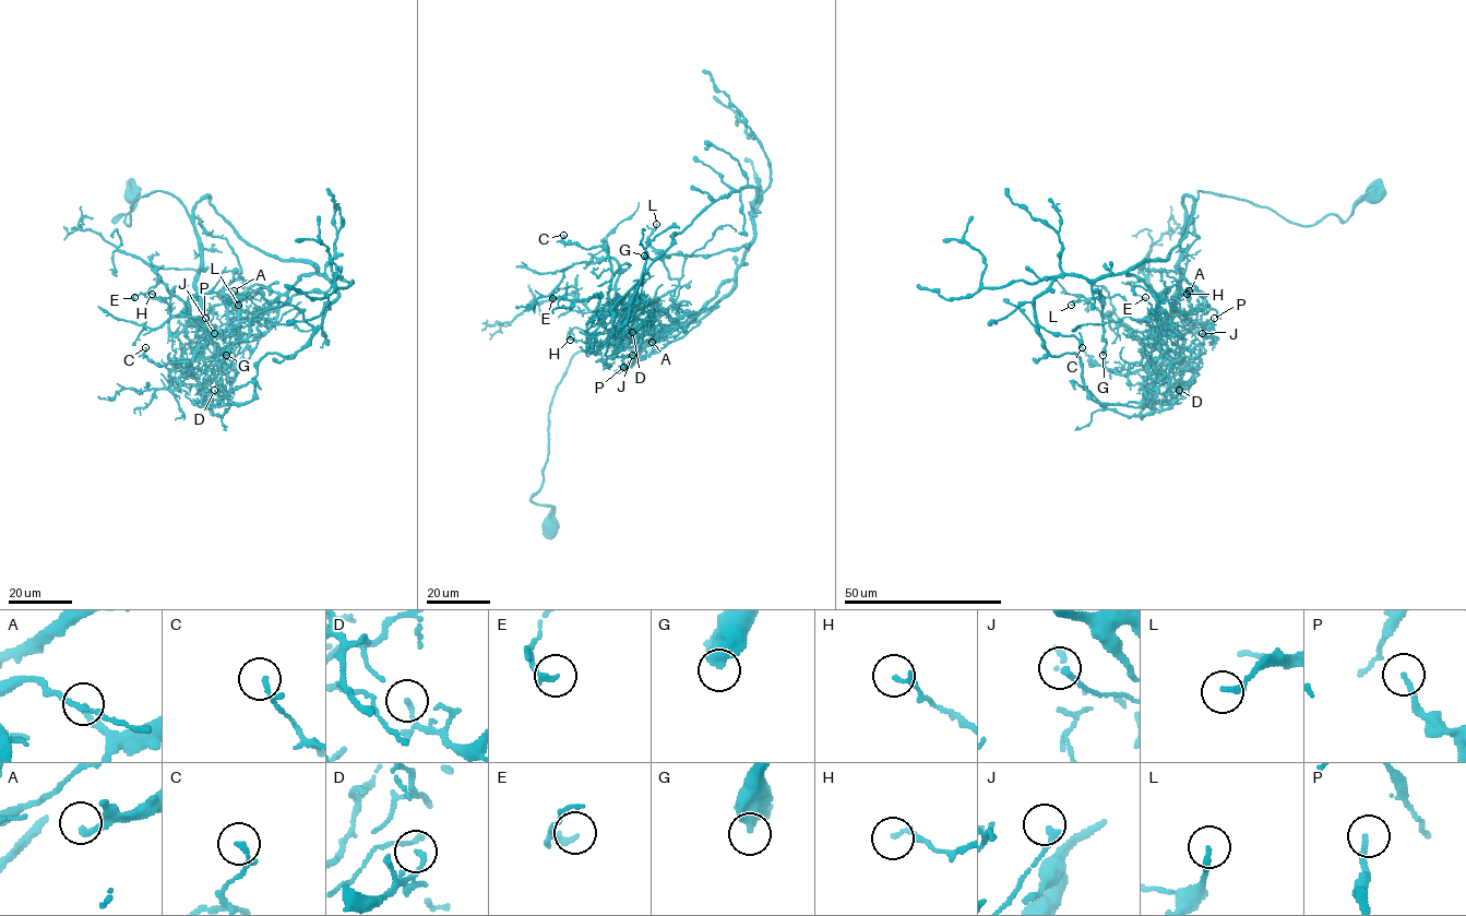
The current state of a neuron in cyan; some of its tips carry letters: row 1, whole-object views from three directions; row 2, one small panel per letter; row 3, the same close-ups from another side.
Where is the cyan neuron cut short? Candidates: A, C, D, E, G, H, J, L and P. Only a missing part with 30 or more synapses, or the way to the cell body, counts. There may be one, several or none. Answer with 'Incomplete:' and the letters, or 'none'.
Incomplete: none

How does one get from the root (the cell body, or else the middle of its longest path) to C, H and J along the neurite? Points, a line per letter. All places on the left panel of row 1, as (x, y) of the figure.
C: (132, 194), (112, 221), (129, 225), (132, 202), (156, 191), (185, 209), (209, 336), (193, 375), (145, 347)
H: (132, 194), (112, 221), (129, 225), (156, 191), (185, 209), (209, 333), (173, 335), (152, 294)
J: (132, 194), (112, 221), (129, 225), (132, 202), (156, 191), (185, 209), (200, 245), (197, 323), (214, 333)

